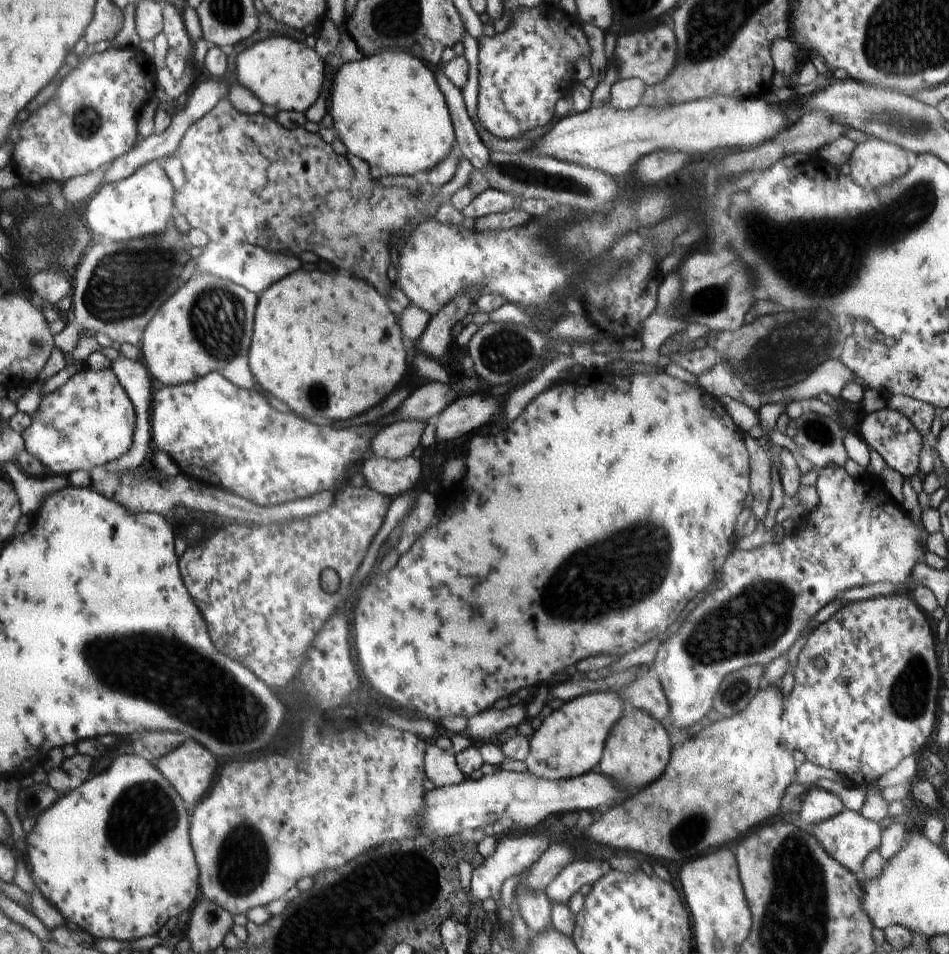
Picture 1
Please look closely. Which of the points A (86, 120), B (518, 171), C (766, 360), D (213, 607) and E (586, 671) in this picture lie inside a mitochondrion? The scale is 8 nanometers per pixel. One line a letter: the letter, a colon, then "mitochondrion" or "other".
A: mitochondrion
B: mitochondrion
C: mitochondrion
D: other
E: other

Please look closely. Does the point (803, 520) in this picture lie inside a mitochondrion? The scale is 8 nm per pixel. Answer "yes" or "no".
no

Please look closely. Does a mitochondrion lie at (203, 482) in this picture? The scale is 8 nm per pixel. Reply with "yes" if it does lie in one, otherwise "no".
no

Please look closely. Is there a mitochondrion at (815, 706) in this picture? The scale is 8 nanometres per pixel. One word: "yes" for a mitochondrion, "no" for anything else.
no

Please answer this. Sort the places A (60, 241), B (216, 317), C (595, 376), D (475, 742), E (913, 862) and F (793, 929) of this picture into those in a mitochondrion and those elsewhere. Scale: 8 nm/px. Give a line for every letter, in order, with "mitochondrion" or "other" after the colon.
A: mitochondrion
B: mitochondrion
C: other
D: other
E: mitochondrion
F: mitochondrion

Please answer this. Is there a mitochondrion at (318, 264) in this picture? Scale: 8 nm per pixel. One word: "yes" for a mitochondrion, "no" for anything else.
no

